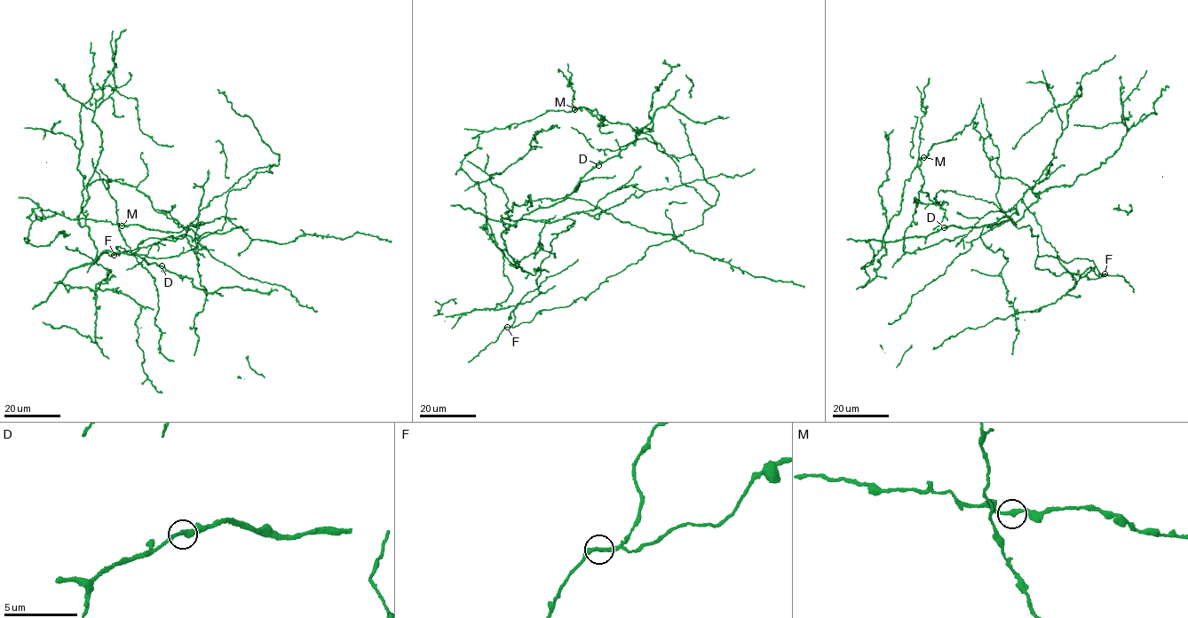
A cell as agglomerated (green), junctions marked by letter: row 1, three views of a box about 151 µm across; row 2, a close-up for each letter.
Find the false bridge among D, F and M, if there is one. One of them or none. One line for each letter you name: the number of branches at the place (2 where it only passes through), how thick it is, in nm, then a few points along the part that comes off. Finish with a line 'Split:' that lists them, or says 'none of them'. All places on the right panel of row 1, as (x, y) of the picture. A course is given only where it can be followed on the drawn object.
F: Branches: 2. Thickness 280 nm. Course of the part to remove: (1104, 273), (1101, 274), (1093, 261), (1084, 258), (1067, 263), (1057, 257), (1038, 257)
Split: F

